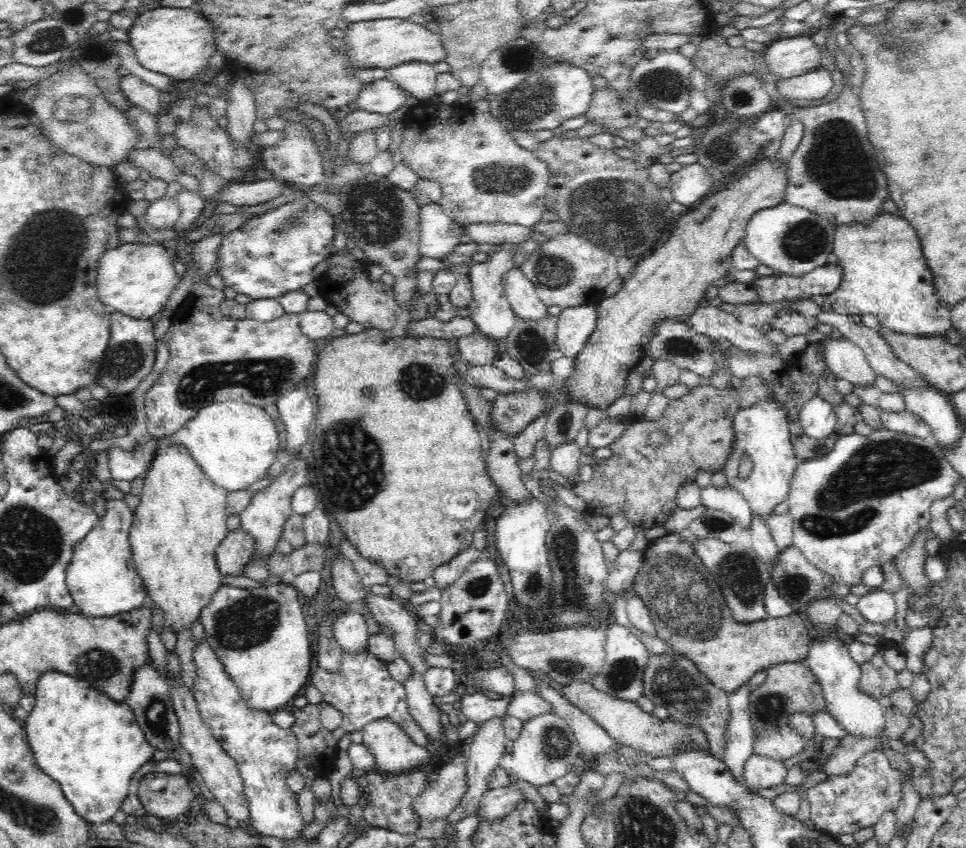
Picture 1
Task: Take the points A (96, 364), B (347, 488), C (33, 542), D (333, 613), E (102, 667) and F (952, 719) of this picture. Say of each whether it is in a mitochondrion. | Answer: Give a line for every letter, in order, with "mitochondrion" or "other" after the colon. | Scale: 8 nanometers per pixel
A: mitochondrion
B: mitochondrion
C: mitochondrion
D: other
E: mitochondrion
F: other

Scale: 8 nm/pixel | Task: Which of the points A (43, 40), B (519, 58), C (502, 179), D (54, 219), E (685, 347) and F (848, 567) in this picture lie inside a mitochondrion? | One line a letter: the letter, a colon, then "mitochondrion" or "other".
A: mitochondrion
B: mitochondrion
C: mitochondrion
D: mitochondrion
E: mitochondrion
F: other

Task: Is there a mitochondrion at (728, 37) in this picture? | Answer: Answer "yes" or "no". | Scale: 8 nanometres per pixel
no

